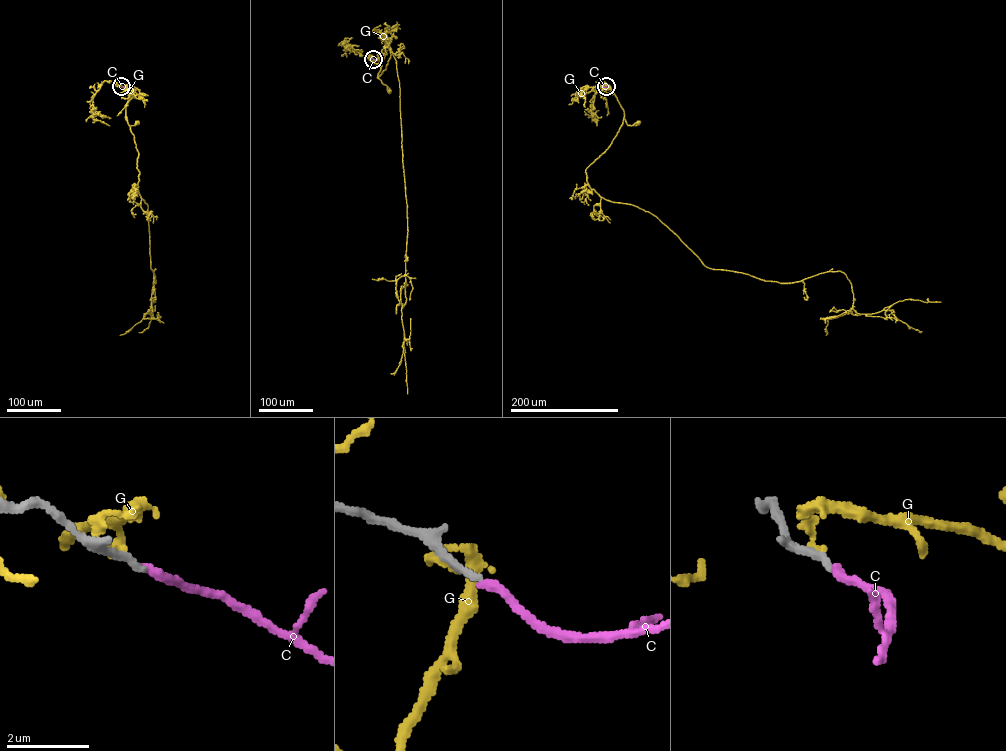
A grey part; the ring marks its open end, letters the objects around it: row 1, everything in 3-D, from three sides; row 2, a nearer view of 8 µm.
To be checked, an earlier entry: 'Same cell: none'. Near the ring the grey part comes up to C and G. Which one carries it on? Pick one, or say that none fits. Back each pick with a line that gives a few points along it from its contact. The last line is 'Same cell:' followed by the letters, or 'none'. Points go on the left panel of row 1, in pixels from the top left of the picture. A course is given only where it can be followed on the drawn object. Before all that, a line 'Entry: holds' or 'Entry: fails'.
Entry: holds
Same cell: none

